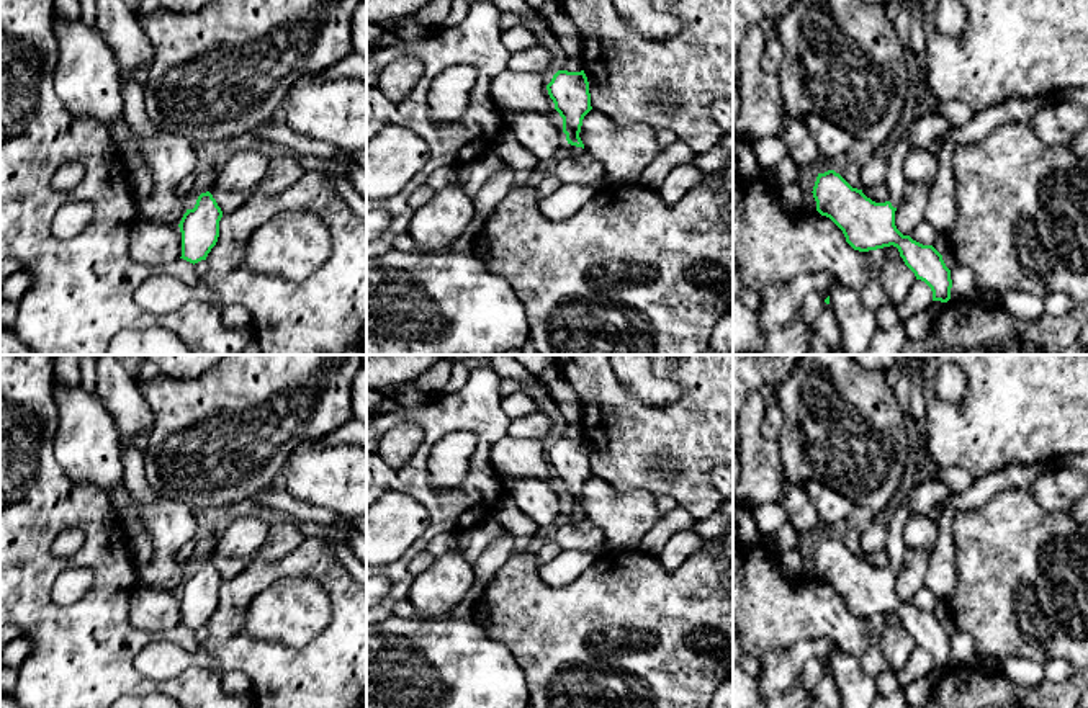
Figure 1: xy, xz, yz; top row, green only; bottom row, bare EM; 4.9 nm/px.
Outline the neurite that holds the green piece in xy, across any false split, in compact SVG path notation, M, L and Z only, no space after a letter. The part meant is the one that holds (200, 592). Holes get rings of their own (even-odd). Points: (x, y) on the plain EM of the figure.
M209 558L201 559L193 576L187 576L178 594L182 598L182 623L190 630L206 626L219 603L223 577Z

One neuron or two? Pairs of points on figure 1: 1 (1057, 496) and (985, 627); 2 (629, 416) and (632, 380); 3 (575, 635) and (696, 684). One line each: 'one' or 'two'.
1: two
2: two
3: one

